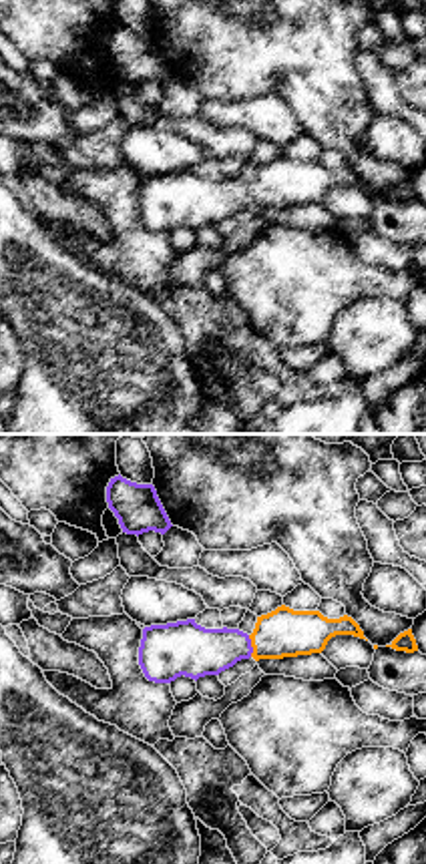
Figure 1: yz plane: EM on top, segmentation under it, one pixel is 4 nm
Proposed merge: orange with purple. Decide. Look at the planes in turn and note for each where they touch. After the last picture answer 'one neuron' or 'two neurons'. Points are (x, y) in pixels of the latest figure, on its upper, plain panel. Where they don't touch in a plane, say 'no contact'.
(252, 195)

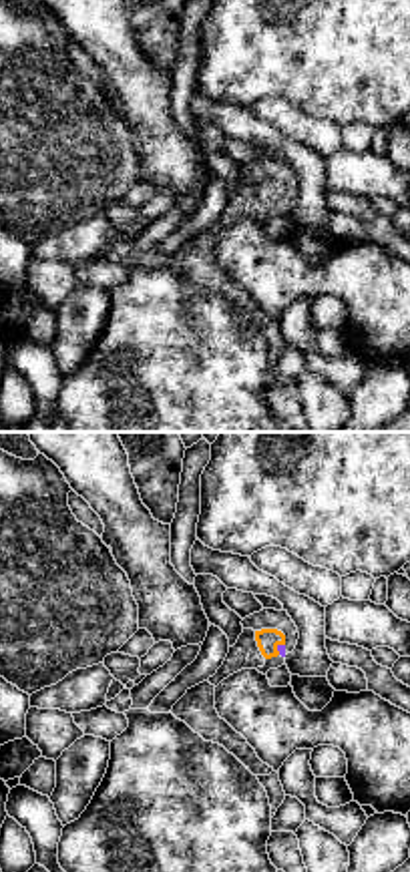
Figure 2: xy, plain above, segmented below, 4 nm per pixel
(276, 197)

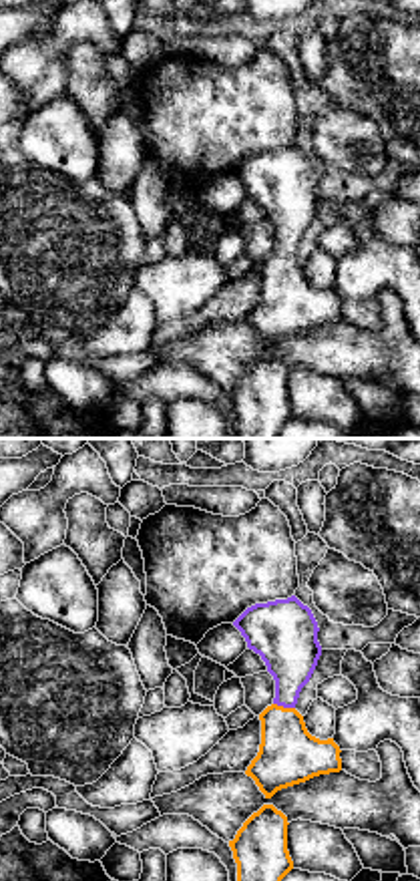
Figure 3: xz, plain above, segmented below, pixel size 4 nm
(282, 256)

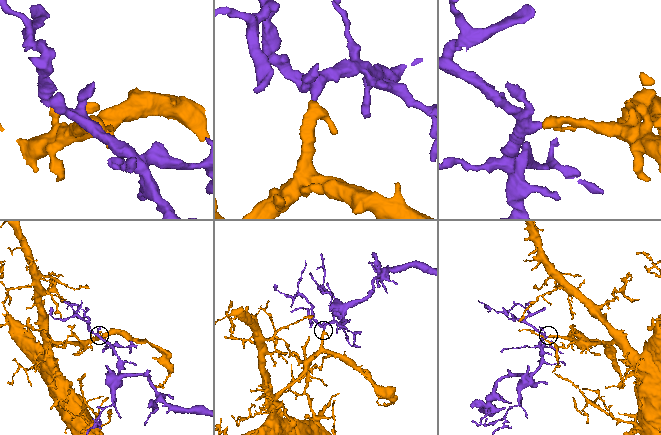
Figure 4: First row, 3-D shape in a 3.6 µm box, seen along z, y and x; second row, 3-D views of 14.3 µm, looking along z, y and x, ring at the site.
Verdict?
one neuron

